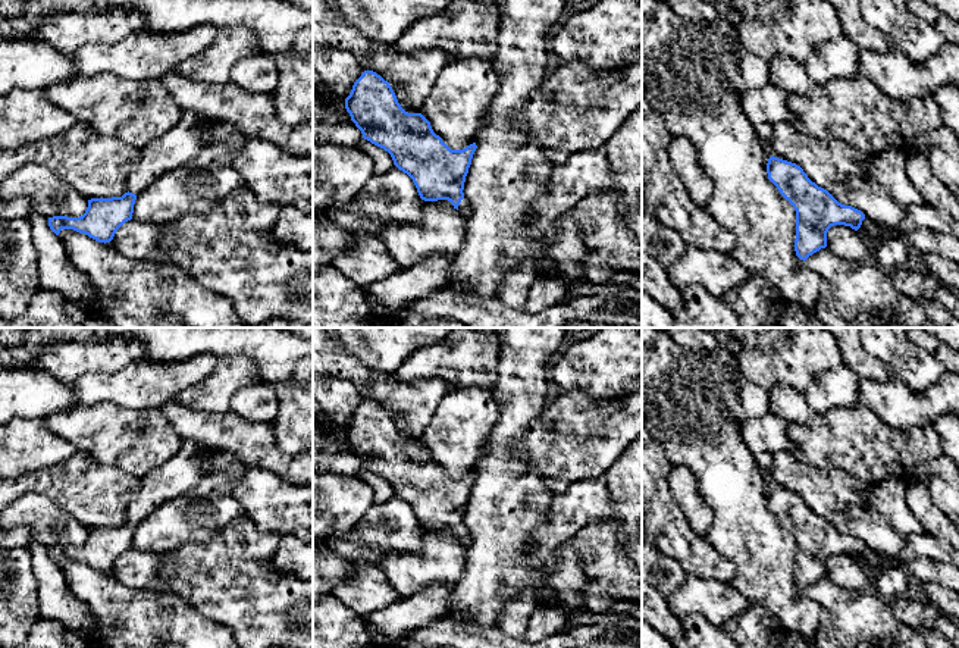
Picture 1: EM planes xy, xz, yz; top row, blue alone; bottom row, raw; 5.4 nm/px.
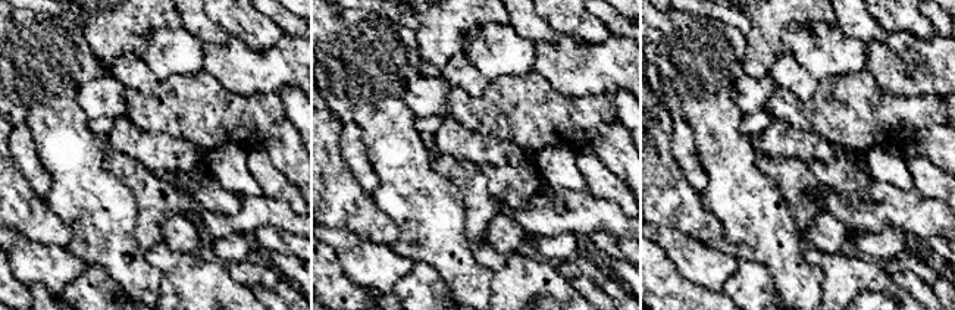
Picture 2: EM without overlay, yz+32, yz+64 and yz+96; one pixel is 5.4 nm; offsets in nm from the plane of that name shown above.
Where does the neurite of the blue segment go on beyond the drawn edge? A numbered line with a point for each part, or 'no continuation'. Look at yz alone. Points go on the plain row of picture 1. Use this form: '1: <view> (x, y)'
no continuation

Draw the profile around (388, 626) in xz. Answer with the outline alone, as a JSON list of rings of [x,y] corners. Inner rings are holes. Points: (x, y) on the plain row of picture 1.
[[[435,583],[388,608],[361,616],[363,624],[380,648],[398,648],[407,632],[444,616],[454,586]]]

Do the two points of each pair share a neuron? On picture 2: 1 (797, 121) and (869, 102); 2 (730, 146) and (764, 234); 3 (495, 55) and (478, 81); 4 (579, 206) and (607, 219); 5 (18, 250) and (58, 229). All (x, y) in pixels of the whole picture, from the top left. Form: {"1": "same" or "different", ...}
{"1": "same", "2": "same", "3": "different", "4": "same", "5": "different"}

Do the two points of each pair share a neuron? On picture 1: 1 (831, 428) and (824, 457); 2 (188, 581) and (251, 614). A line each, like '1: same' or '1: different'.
1: same
2: same

